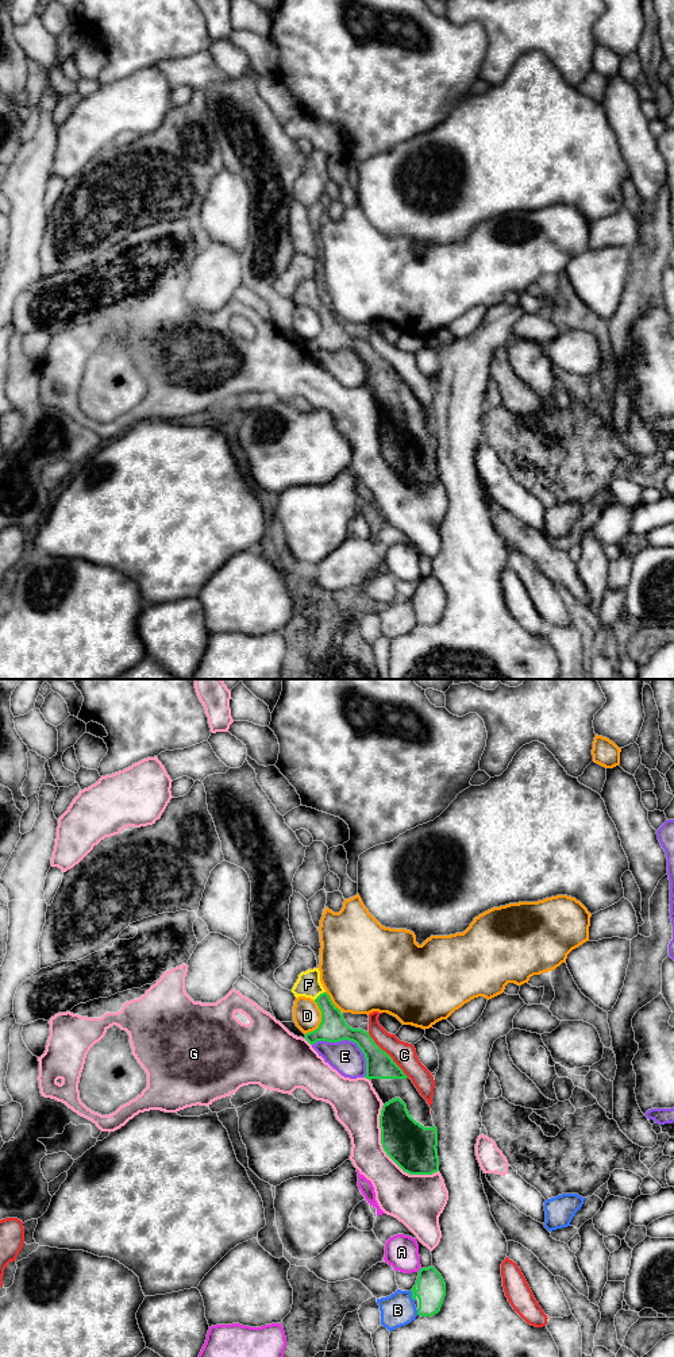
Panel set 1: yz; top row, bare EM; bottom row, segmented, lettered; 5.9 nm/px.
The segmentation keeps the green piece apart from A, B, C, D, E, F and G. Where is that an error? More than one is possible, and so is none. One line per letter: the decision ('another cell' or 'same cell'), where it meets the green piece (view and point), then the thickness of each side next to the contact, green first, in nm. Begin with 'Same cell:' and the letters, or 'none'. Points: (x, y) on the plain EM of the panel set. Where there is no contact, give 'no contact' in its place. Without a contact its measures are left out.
Same cell: F
A: another cell; meets green in yz at (420, 578); 180 nm thick on the green side, 200 nm on the other
B: another cell; meets green in yz at (412, 605); 180 nm thick on the green side, 200 nm on the other
C: another cell; meets green in yz at (388, 363); 160 nm thick on the green side, 140 nm on the other
D: another cell; meets green in yz at (322, 328); 160 nm thick on the green side, 170 nm on the other
E: another cell; meets green in yz at (350, 349); 160 nm thick on the green side, 190 nm on the other
F: same cell; meets green in yz at (320, 303); 160 nm thick on the green side, 150 nm on the other
G: another cell; meets green in yz at (388, 463); 280 nm thick on the green side, 280 nm on the other

